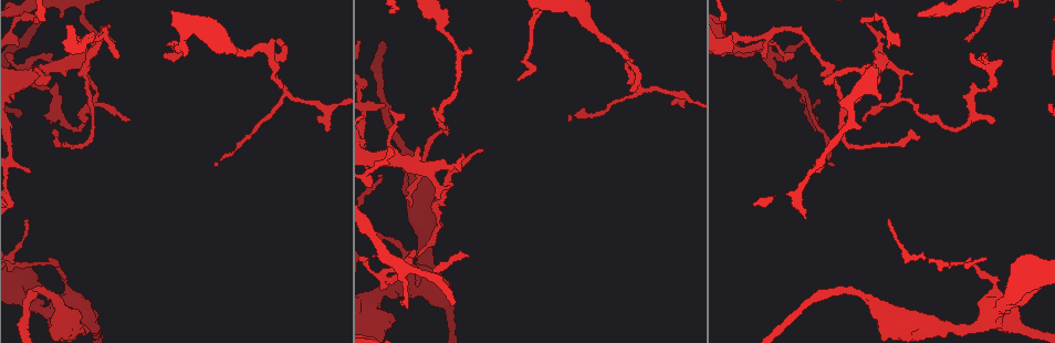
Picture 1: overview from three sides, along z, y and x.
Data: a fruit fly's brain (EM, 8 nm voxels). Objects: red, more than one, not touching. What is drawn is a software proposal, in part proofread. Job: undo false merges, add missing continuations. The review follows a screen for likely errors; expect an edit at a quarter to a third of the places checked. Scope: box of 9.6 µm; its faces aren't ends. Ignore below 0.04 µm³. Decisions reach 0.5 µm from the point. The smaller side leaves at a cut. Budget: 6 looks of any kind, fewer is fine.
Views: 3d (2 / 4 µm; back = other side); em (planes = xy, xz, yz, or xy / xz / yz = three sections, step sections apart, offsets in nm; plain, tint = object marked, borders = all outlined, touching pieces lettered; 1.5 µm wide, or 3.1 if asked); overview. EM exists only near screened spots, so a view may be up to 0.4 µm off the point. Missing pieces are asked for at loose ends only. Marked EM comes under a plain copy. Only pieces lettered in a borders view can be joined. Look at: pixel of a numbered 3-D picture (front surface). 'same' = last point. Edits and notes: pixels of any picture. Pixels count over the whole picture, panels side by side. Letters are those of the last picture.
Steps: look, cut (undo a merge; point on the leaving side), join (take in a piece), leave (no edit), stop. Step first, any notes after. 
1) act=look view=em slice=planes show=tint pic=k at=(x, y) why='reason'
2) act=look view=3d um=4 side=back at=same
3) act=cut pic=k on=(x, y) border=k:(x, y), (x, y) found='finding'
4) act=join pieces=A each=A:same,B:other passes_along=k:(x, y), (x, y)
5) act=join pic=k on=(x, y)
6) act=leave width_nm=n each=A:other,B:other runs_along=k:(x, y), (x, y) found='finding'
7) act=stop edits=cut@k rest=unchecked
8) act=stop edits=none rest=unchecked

act=look view=em slice=xz step=4 show=borders pic=1 at=(65, 73) why='free end'

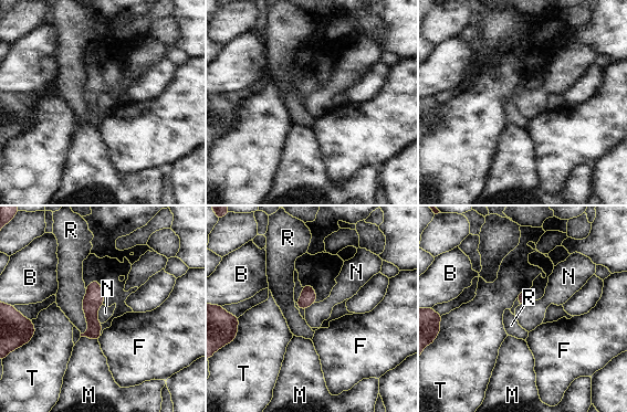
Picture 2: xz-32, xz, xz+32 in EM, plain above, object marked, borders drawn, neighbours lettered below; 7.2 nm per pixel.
act=look view=em slice=planes show=borders at=same

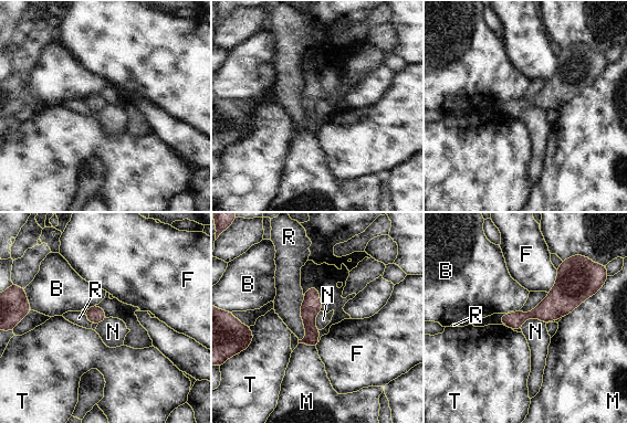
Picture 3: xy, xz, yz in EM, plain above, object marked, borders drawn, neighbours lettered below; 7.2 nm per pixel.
act=leave each=B:other,F:other,M:other,N:other,R:other,T:other found='none of them fits'

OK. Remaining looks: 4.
act=look view=3d um=4 pic=1 at=(379, 175) why='free end'

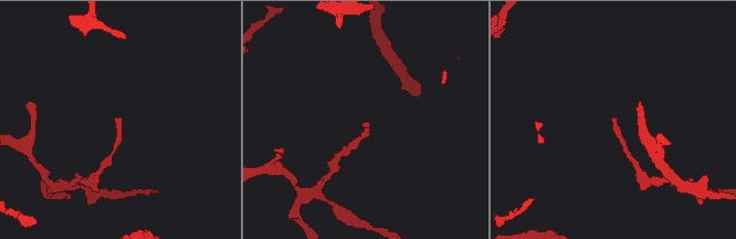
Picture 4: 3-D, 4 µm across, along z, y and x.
act=look view=em slice=xy step=8 show=borders pic=4 at=(114, 119) why='need the tissue'

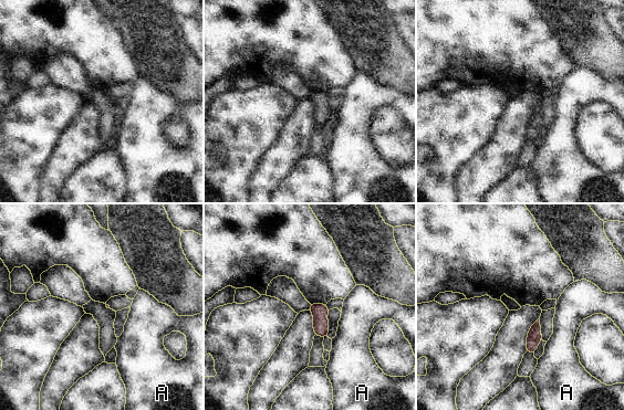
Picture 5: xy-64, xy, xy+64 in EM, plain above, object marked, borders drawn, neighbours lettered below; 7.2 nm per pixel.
act=look view=em slice=planes show=borders at=same

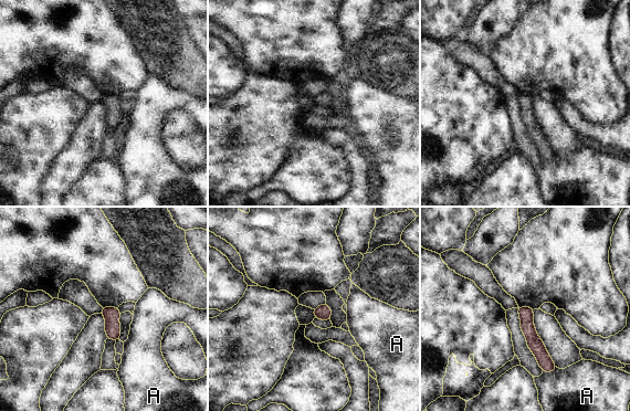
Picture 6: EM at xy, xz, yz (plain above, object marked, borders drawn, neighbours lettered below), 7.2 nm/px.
act=leave each=A:other runs_along=6:(521, 309), (548, 369) found='none of them fits'

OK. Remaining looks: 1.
act=stop edits=none rest=unchecked

